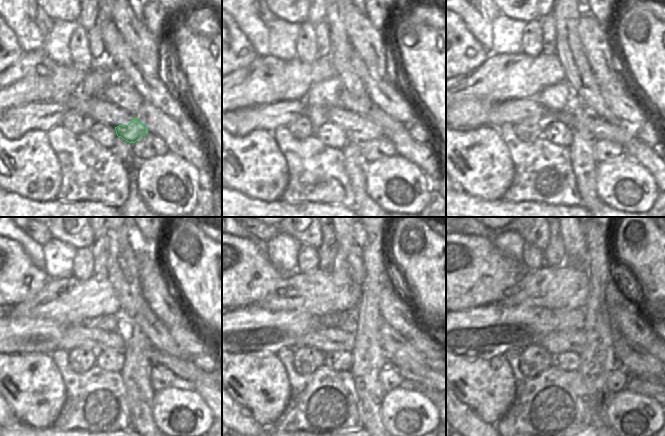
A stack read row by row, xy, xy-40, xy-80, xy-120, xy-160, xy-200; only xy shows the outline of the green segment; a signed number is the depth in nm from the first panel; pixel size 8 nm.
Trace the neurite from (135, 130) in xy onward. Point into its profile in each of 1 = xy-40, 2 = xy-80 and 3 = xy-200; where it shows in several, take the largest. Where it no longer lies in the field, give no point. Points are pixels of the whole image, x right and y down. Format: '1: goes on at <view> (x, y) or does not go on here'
1: goes on at xy-40 (358, 129)
2: goes on at xy-80 (608, 126)
3: goes on at xy-200 (635, 360)

